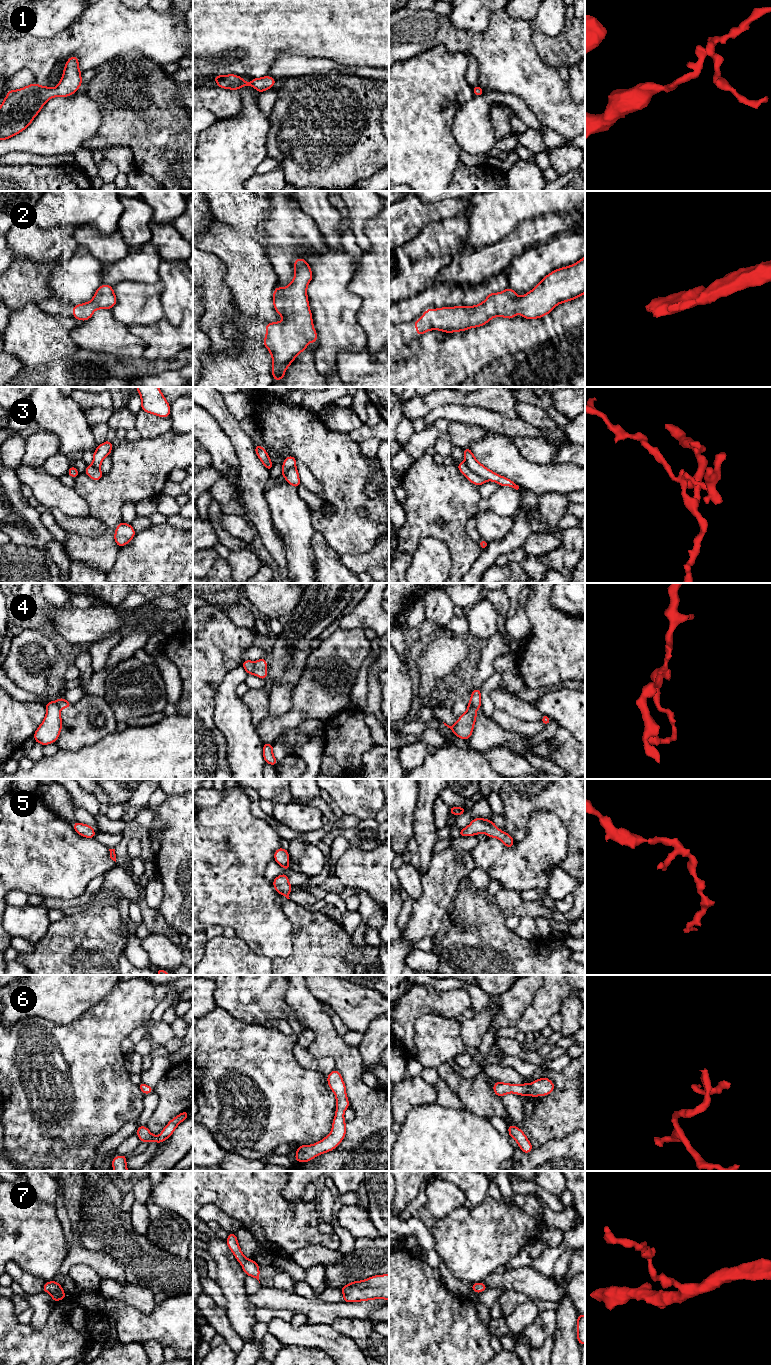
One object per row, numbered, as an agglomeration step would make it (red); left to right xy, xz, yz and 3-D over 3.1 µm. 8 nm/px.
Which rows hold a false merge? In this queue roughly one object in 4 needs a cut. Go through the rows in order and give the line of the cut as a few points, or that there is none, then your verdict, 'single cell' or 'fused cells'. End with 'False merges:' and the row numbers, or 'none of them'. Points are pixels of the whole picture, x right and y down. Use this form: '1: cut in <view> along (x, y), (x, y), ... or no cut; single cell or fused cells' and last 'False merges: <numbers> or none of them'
1: no cut; single cell
2: no cut; single cell
3: cut in yz along (464, 461), (474, 472), (486, 480); fused cells
4: cut in xz along (254, 662), (254, 668), (251, 673); fused cells
5: no cut; single cell
6: no cut; single cell
7: no cut; single cell
False merges: 3, 4

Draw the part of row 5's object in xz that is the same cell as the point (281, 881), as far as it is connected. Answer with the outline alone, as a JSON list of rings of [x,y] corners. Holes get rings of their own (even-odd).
[[[282,874],[277,876],[273,881],[274,889],[287,899],[289,898],[289,894],[292,890],[292,886],[290,885],[287,874]]]

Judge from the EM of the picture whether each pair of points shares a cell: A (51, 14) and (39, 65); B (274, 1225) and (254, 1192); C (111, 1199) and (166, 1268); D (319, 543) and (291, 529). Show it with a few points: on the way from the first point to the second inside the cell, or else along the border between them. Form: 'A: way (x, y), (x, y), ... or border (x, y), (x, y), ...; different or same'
A: border (67, 26), (51, 37), (33, 36); different
B: way (274, 1217), (259, 1200); same
C: way (123, 1218), (126, 1236), (147, 1257); same
D: border (315, 531), (311, 541), (314, 562); different

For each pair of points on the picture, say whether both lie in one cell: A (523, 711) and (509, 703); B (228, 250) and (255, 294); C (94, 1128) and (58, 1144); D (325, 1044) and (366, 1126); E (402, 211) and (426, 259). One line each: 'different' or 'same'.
A: same
B: same
C: different
D: same
E: different

